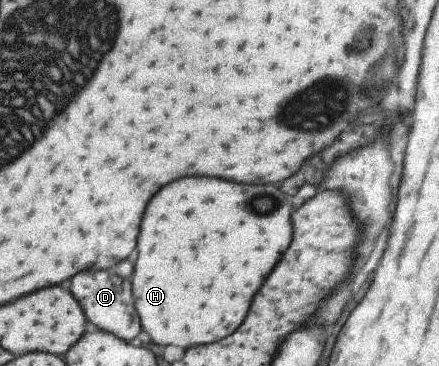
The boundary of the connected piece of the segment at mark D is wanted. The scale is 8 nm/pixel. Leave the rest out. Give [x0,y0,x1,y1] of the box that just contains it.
[69,270,141,342]

